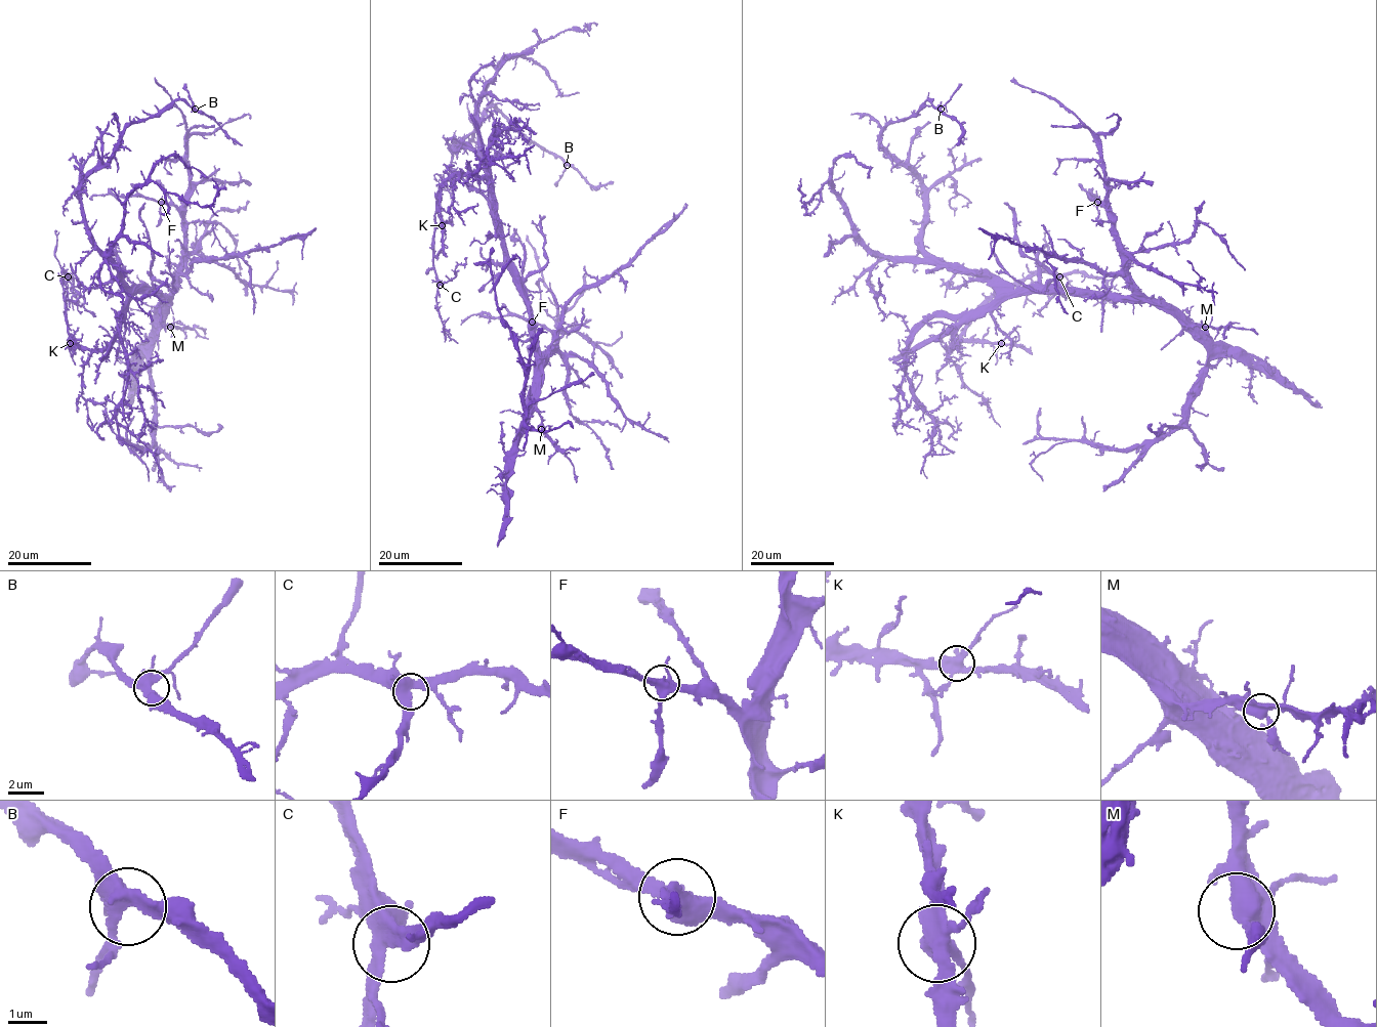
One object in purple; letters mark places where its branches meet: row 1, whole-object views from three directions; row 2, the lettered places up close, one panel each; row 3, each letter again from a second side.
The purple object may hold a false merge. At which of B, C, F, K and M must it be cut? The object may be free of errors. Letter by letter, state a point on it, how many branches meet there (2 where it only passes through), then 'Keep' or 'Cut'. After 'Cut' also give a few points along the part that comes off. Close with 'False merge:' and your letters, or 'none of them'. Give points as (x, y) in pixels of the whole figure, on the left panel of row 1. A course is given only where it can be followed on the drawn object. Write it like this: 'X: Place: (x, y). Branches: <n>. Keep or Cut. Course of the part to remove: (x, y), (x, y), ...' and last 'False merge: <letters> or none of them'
B: Place: (195, 109). Branches: 4. Keep
C: Place: (68, 276). Branches: 4. Keep
F: Place: (161, 202). Branches: 4. Keep
K: Place: (70, 343). Branches: 4. Keep
M: Place: (170, 327). Branches: 4. Keep
False merge: none of them

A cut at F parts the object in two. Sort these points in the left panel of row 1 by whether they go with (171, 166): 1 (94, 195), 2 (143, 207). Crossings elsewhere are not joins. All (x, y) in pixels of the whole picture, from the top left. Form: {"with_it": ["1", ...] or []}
{"with_it": ["2"]}

